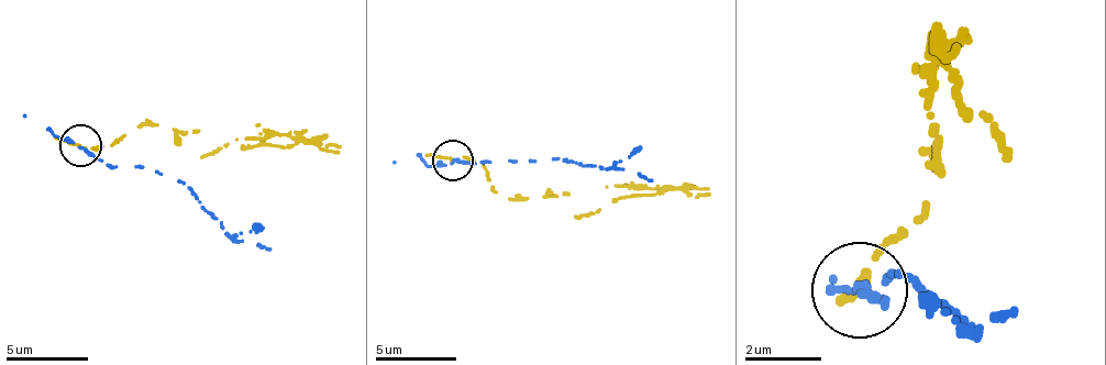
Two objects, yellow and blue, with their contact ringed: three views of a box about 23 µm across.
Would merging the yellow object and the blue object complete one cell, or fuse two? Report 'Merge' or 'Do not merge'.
Do not merge

